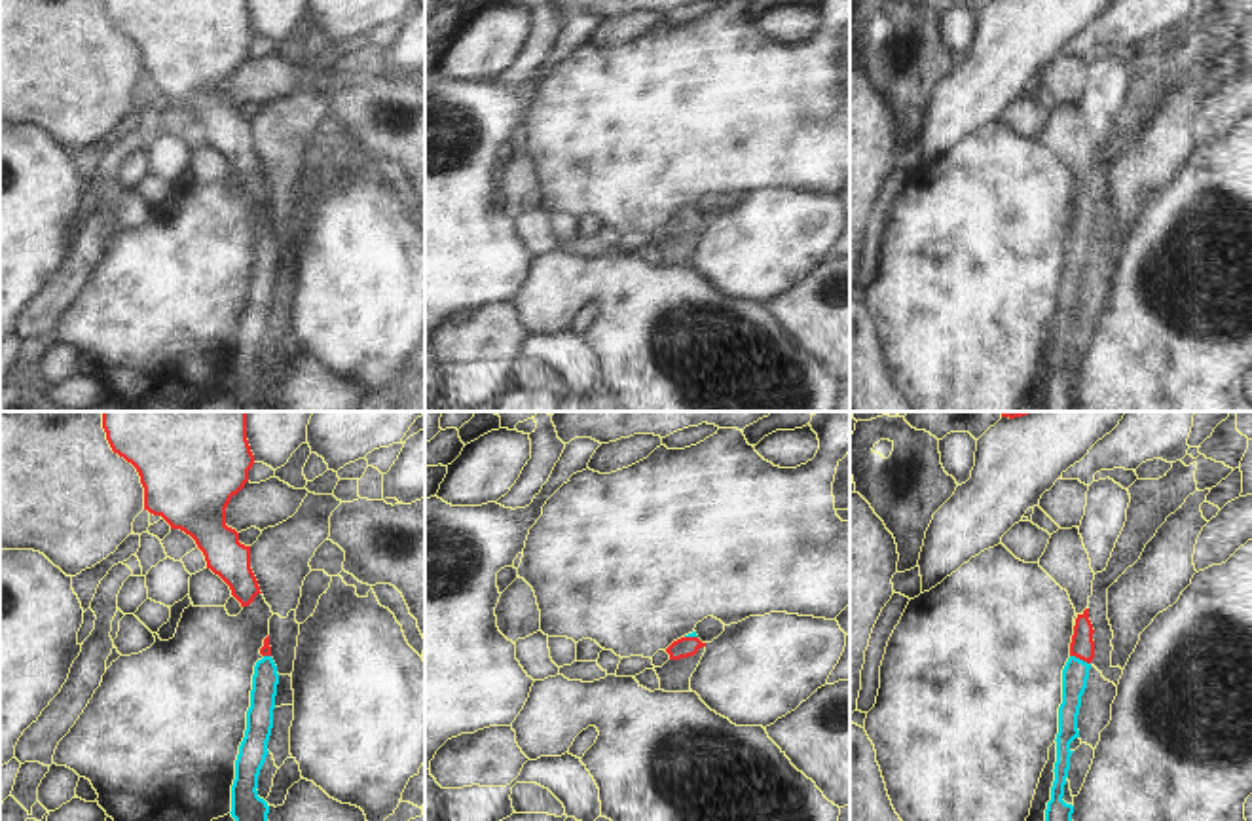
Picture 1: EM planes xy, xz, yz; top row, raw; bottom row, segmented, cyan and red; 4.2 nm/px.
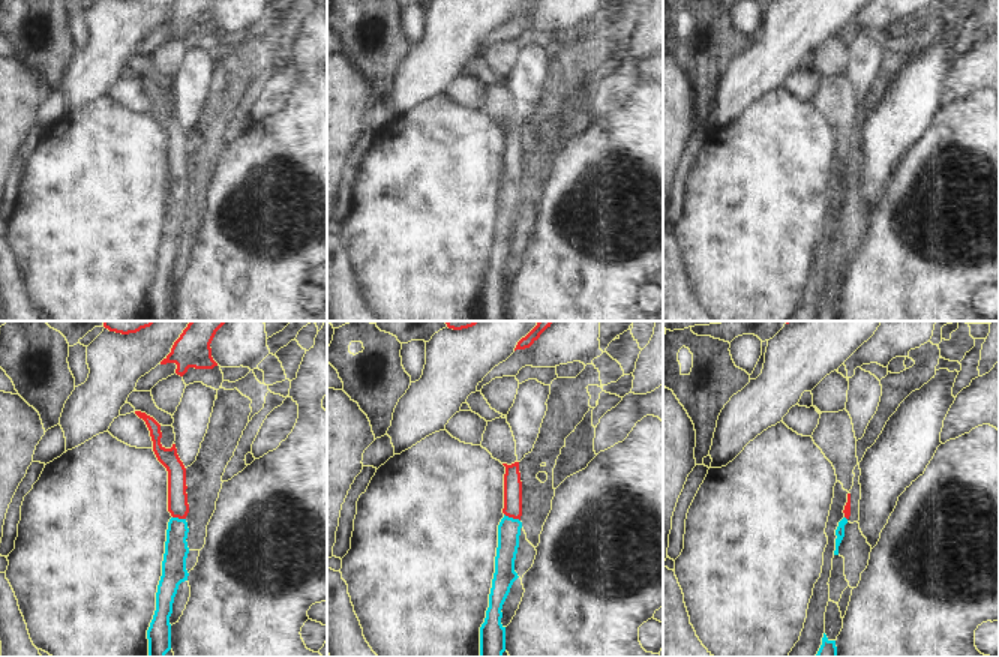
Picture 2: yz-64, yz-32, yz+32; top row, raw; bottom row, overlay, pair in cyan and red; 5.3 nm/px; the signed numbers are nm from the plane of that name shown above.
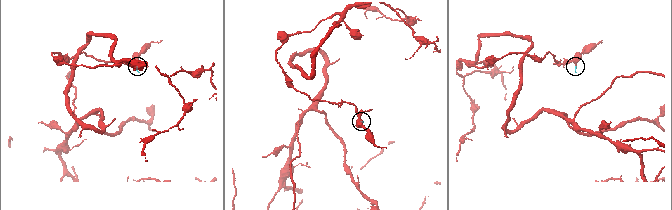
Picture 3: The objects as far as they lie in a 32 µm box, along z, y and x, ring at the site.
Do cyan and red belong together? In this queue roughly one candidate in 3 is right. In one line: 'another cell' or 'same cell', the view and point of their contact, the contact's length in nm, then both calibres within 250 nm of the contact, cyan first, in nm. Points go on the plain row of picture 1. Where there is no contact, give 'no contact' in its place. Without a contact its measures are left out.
same cell; meets cyan in yz at (1078, 234); contact 100 nm long; 110 nm thick on the cyan side, 100 nm on the other

